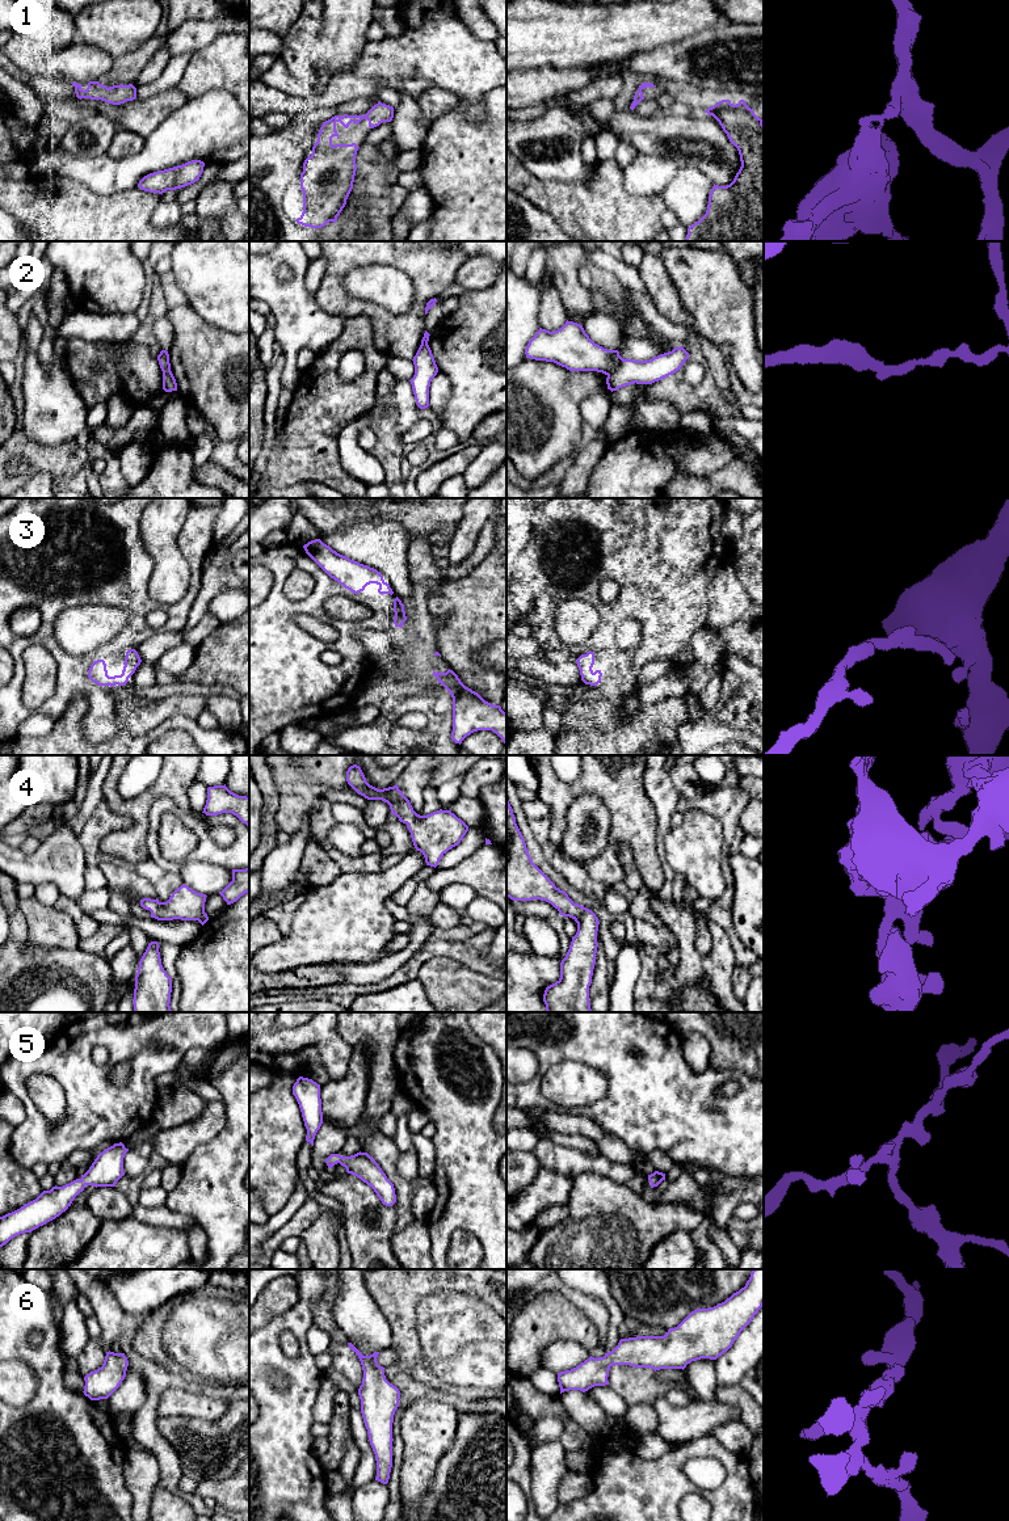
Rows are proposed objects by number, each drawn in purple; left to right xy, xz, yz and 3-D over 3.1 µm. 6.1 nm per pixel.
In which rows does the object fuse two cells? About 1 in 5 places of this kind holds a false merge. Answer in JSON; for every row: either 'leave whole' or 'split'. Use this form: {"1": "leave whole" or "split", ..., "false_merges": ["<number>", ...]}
{"1": "leave whole", "2": "split", "3": "leave whole", "4": "leave whole", "5": "leave whole", "6": "leave whole", "false_merges": ["2"]}

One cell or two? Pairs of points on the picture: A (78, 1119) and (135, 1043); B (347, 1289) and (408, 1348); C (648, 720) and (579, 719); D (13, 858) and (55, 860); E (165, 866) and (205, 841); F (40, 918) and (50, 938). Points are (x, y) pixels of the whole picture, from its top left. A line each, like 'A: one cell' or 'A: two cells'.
A: one cell
B: two cells
C: one cell
D: one cell
E: one cell
F: one cell

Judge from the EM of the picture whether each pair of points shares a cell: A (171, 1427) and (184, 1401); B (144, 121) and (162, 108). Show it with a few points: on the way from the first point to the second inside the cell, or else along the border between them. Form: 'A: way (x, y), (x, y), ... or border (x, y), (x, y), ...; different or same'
A: border (160, 1416), (196, 1416), (206, 1420); different
B: way (148, 117), (158, 108); same

